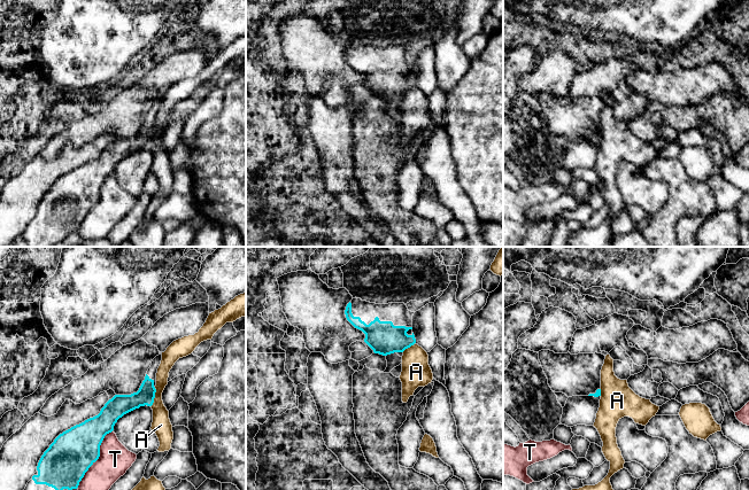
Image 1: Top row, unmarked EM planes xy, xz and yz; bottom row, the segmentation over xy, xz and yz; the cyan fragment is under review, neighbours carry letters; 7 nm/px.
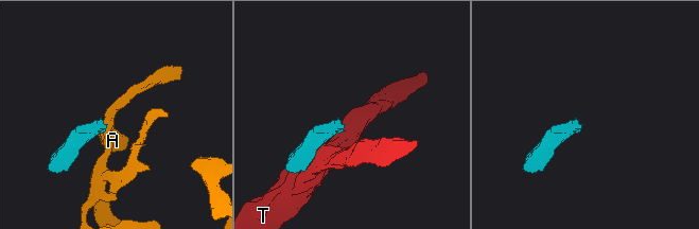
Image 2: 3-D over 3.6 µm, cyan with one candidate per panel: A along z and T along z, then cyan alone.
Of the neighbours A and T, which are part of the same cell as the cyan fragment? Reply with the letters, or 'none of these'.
none of these

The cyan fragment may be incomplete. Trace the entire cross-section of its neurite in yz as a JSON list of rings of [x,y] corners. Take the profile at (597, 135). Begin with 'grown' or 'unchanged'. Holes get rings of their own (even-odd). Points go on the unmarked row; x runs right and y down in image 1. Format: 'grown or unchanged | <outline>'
grown | [[[541,93],[539,103],[555,135],[572,139],[601,139],[601,112],[605,99],[602,96],[555,96]]]

